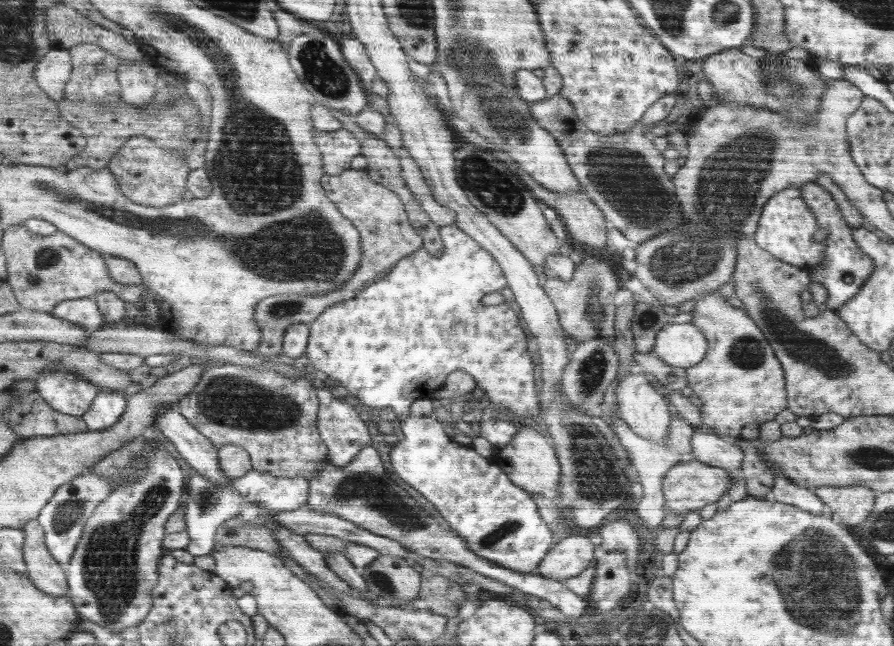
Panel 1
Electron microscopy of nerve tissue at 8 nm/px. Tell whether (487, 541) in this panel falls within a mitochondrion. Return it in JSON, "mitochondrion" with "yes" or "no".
{"mitochondrion":"yes"}

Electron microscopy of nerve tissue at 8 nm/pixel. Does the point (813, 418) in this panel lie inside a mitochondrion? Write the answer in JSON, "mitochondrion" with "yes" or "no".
{"mitochondrion":"no"}

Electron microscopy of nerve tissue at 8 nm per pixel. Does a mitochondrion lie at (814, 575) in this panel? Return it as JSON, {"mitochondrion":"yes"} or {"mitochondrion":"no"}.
{"mitochondrion":"yes"}

